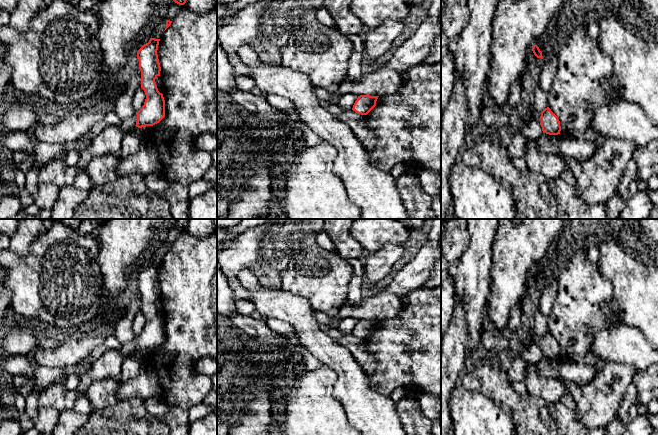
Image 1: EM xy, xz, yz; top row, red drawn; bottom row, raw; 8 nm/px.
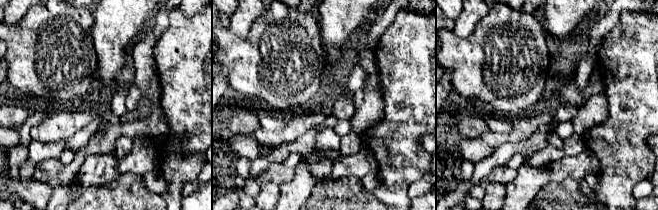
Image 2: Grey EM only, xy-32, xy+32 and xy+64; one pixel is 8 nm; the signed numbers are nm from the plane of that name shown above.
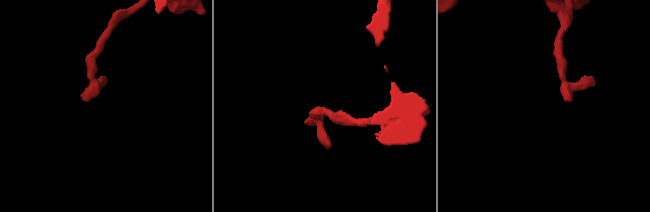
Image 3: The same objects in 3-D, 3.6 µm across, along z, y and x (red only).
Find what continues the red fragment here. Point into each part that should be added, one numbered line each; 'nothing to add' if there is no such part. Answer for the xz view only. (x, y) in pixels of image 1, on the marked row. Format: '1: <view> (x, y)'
nothing to add

